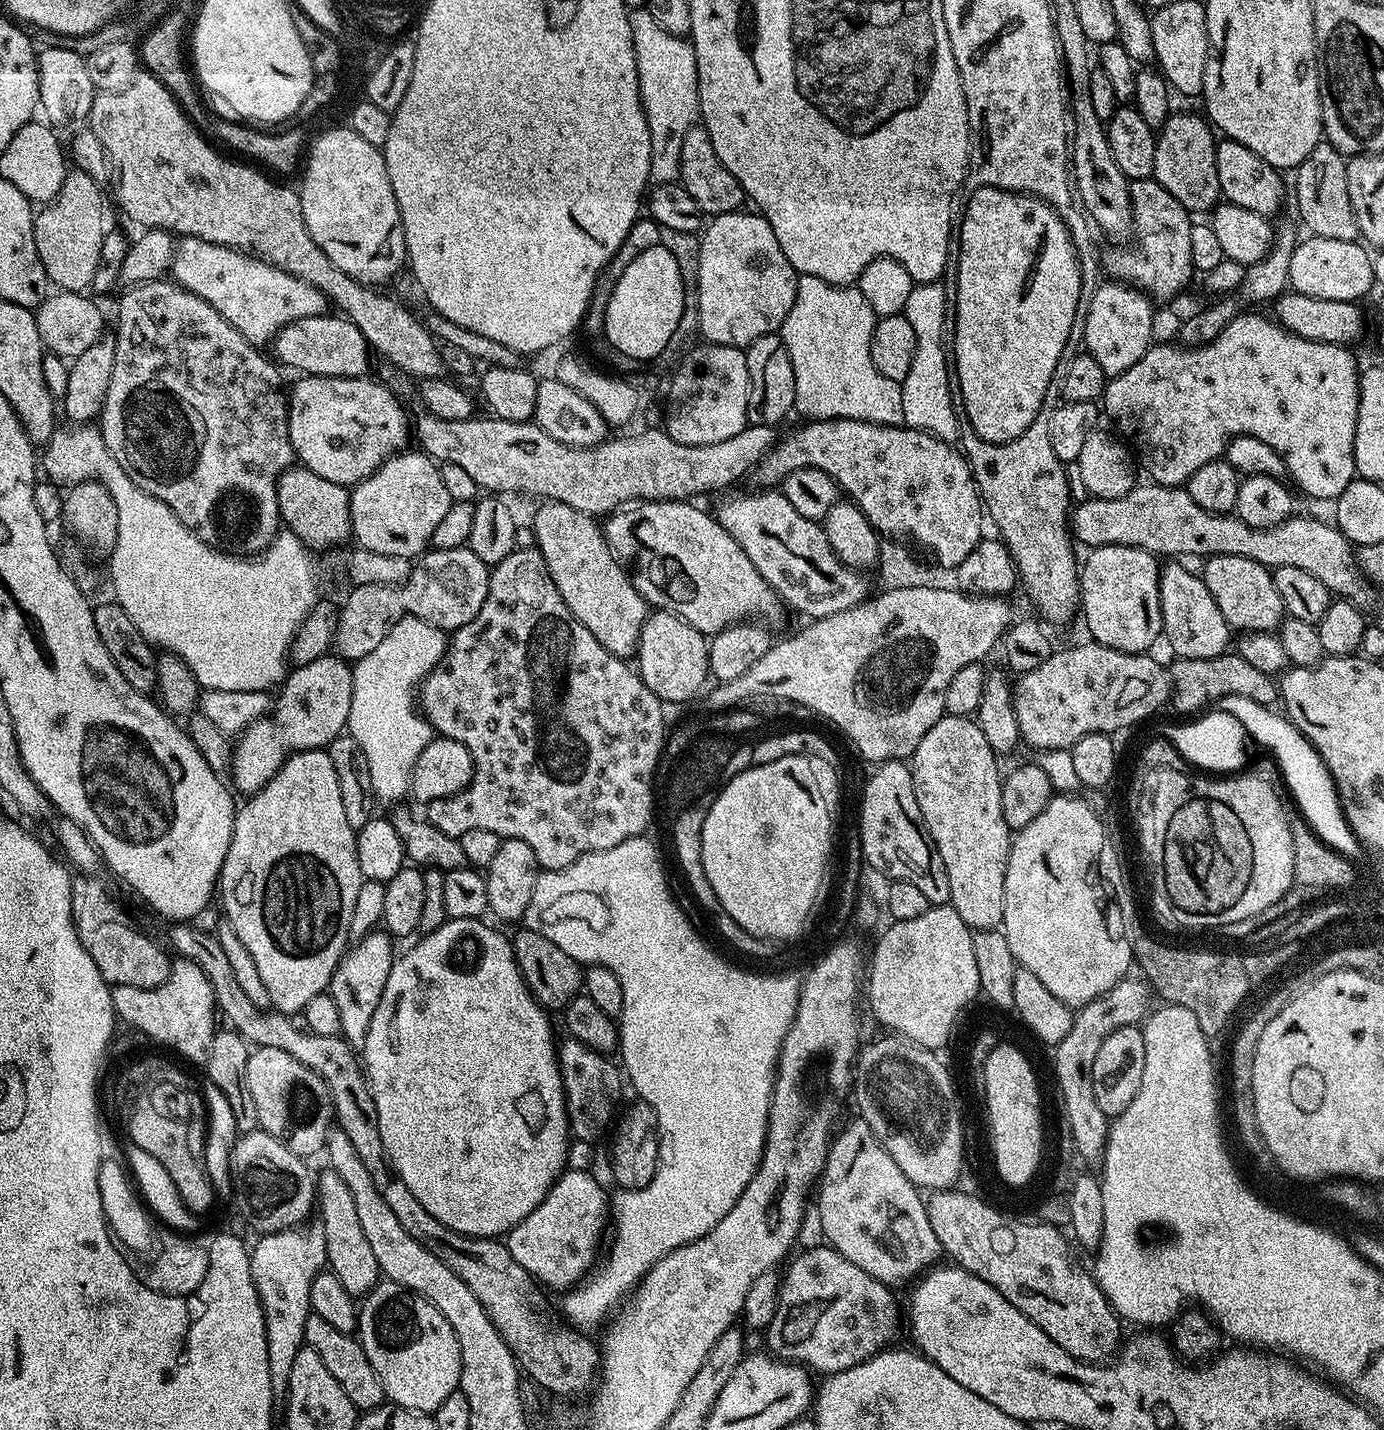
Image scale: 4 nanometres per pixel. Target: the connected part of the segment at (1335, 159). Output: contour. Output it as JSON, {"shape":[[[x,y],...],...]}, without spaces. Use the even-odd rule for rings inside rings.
{"shape":[[[1321,142],[1306,157],[1299,168],[1295,169],[1296,176],[1296,208],[1300,211],[1299,223],[1309,229],[1307,230],[1313,236],[1322,238],[1338,238],[1338,242],[1350,242],[1360,236],[1358,222],[1354,218],[1354,206],[1350,206],[1350,186],[1346,186],[1346,170],[1348,169],[1348,160],[1343,152],[1334,147],[1334,145]]]}

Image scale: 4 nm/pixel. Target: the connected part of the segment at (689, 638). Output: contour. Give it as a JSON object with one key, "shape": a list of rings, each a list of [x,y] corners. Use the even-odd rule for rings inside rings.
{"shape":[[[656,610],[644,621],[640,640],[636,643],[634,664],[642,682],[650,686],[661,702],[668,706],[680,704],[690,699],[700,687],[703,689],[704,679],[709,679],[708,646],[704,633],[690,626],[681,616]]]}

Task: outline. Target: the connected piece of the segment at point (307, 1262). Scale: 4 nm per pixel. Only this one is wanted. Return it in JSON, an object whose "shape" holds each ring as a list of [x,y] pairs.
{"shape":[[[297,1226],[280,1232],[265,1232],[250,1248],[250,1274],[262,1302],[266,1322],[266,1348],[270,1354],[270,1382],[276,1394],[287,1393],[294,1354],[305,1347],[306,1318],[313,1315],[310,1306],[310,1286],[314,1278],[325,1271],[326,1238],[323,1227]]]}

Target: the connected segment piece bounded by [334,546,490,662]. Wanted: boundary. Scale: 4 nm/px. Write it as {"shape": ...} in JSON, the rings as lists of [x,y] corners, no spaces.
{"shape":[[[467,546],[454,550],[432,548],[425,551],[413,563],[412,573],[404,584],[357,584],[351,590],[348,601],[341,603],[340,617],[334,639],[334,652],[340,659],[355,662],[366,658],[370,650],[380,645],[382,638],[404,616],[422,618],[430,626],[451,634],[466,626],[470,618],[482,610],[488,593],[490,568]]]}

